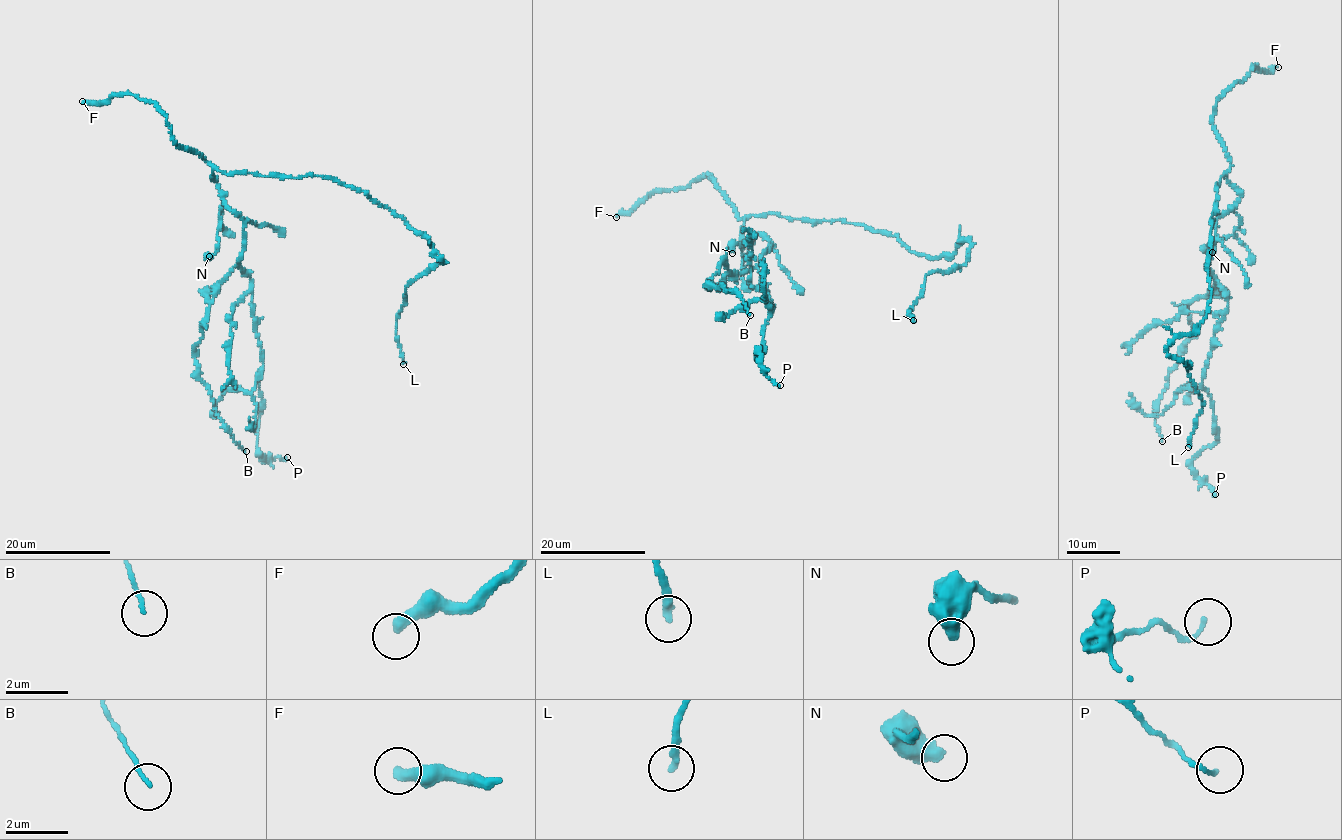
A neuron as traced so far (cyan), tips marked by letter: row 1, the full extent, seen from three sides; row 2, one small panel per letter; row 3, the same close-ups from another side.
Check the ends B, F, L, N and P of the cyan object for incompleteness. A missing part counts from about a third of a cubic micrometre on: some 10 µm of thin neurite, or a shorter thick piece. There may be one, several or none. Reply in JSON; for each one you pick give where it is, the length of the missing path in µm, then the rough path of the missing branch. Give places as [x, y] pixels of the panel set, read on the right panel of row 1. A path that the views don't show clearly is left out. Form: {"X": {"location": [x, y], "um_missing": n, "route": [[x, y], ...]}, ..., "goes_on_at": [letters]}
{"F": {"location": [1278, 67], "um_missing": 160}, "L": {"location": [1188, 447], "um_missing": 25, "route": [[1188, 447], [1177, 467], [1162, 480], [1113, 496], [1098, 510], [1100, 514], [1108, 514]]}, "goes_on_at": ["F", "L"]}

